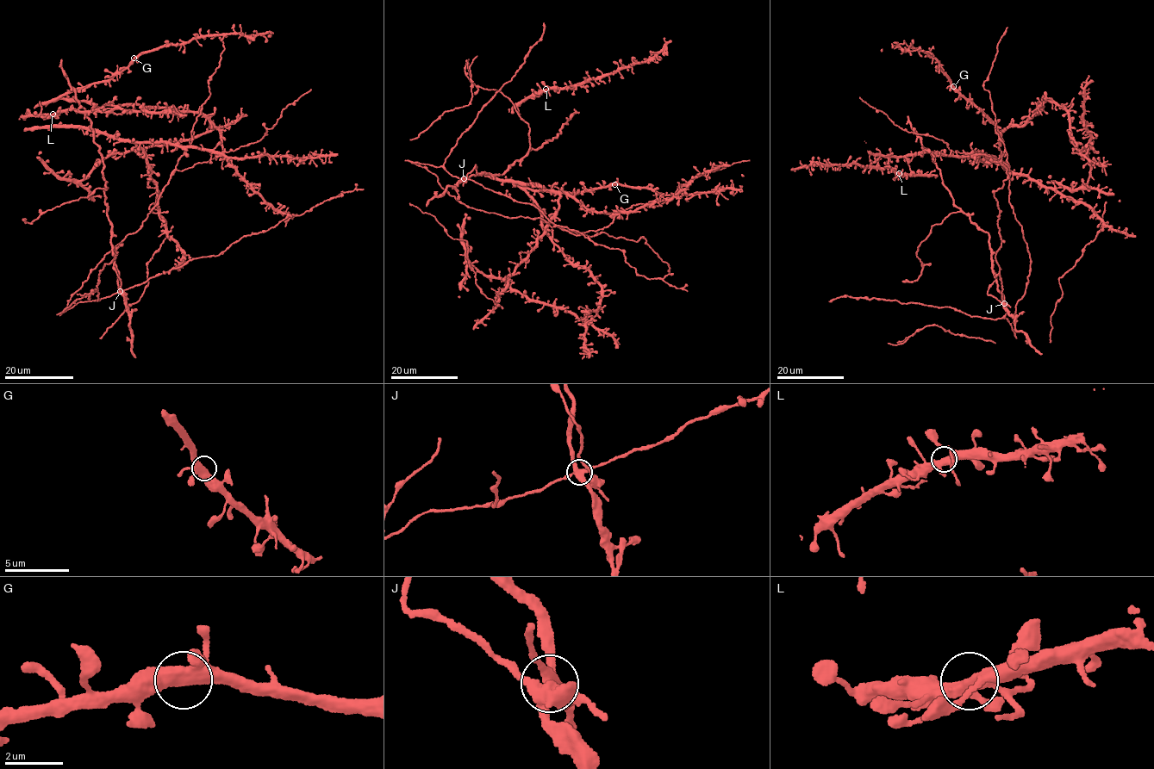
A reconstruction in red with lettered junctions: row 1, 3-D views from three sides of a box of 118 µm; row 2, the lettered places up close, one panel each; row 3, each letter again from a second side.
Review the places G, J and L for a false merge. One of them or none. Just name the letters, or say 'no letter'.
J

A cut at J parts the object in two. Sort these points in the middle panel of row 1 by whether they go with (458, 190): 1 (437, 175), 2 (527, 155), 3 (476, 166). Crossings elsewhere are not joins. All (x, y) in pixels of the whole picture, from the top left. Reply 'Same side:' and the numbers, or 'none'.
Same side: 2, 3

